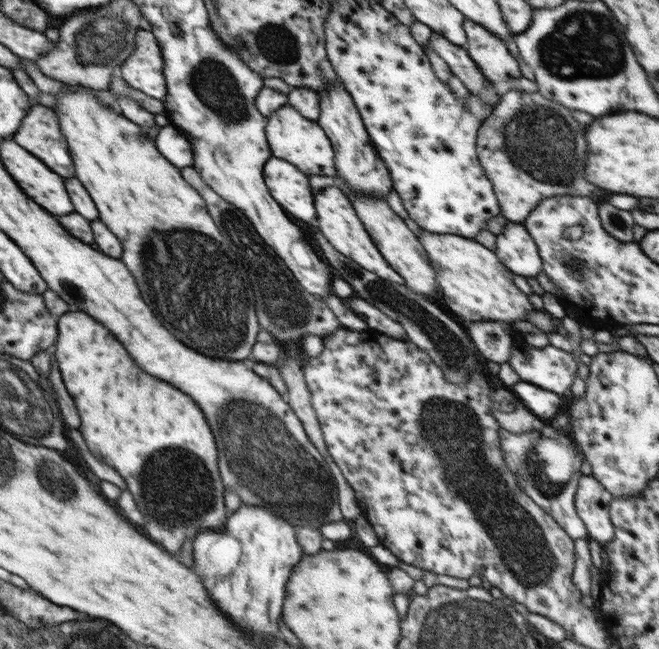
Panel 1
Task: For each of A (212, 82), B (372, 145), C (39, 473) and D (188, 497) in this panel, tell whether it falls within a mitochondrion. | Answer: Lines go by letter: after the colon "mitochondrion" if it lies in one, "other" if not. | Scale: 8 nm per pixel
A: mitochondrion
B: other
C: mitochondrion
D: mitochondrion

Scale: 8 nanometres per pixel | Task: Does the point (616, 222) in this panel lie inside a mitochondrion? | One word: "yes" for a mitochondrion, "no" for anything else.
yes

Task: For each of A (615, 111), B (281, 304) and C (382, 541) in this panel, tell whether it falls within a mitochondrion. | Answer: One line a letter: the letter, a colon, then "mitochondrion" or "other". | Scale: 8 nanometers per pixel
A: other
B: mitochondrion
C: other

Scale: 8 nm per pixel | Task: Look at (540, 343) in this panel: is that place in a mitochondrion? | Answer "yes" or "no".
no

